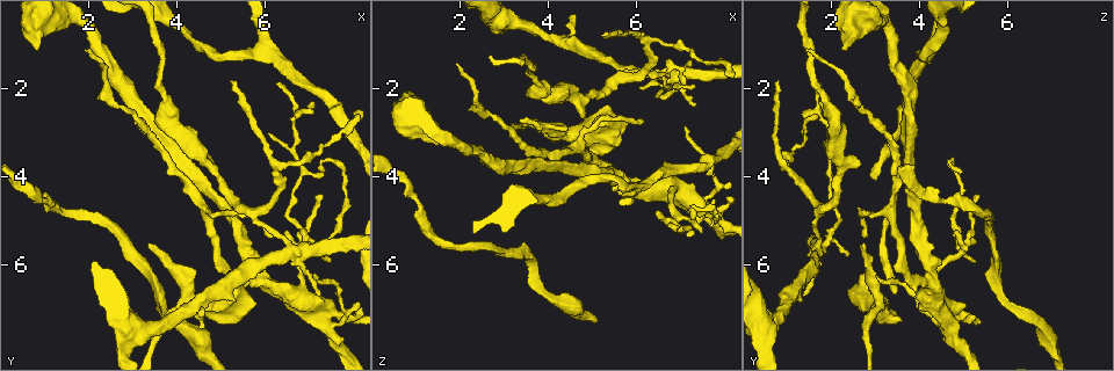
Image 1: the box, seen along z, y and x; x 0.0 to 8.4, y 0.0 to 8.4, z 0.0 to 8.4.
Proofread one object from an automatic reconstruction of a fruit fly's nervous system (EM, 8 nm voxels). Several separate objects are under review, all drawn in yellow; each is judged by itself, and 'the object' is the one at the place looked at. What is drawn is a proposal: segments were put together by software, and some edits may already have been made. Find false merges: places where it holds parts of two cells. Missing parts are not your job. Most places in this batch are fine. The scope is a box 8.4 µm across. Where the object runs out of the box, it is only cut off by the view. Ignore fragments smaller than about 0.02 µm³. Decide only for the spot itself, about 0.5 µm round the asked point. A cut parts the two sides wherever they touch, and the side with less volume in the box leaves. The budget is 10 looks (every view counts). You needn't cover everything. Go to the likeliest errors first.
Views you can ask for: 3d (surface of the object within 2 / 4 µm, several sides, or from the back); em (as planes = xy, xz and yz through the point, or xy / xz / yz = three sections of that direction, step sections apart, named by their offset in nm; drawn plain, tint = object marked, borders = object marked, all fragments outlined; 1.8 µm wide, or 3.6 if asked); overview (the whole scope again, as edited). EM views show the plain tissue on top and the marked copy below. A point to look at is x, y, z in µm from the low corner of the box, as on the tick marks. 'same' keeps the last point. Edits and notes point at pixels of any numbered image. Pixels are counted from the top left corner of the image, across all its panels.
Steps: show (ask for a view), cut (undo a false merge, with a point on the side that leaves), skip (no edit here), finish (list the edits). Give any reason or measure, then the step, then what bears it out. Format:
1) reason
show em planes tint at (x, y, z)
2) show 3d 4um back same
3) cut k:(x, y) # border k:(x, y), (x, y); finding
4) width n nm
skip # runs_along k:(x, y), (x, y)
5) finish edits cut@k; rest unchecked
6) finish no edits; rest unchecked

four or more arms meet
show em xy step 16 tint at (6.50, 5.75, 1.70)

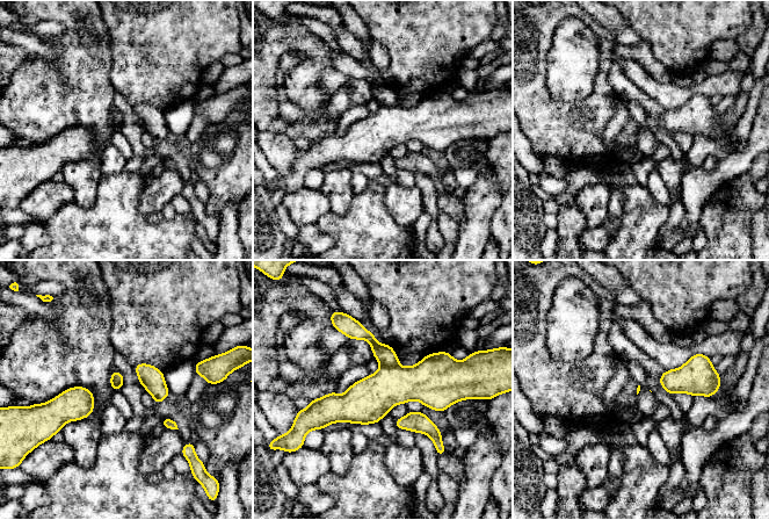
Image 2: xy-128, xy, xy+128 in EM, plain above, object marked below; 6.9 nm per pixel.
show em planes tint same

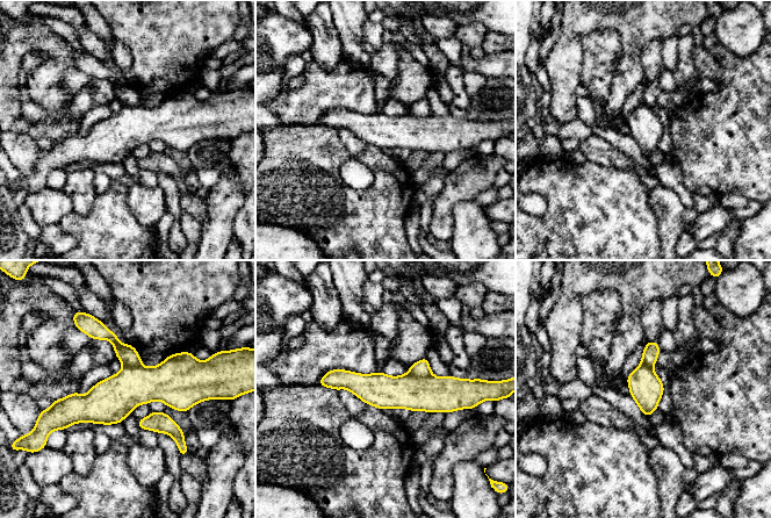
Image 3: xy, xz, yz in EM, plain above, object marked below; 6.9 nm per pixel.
width 220 nm
cut 3:(420, 368) # part_leaving 3:(89, 331), (105, 332), (138, 362); two cells meet here

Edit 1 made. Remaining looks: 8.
show 3d 2um at (4.15, 3.90, 3.80)

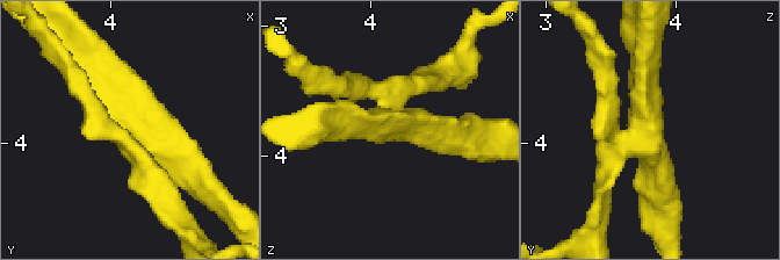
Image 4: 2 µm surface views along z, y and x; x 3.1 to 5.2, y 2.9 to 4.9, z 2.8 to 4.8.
arms 3; arm_widths 160, 220, 220 nm; now the EM
show em planes tint at (4.20, 3.92, 3.76)

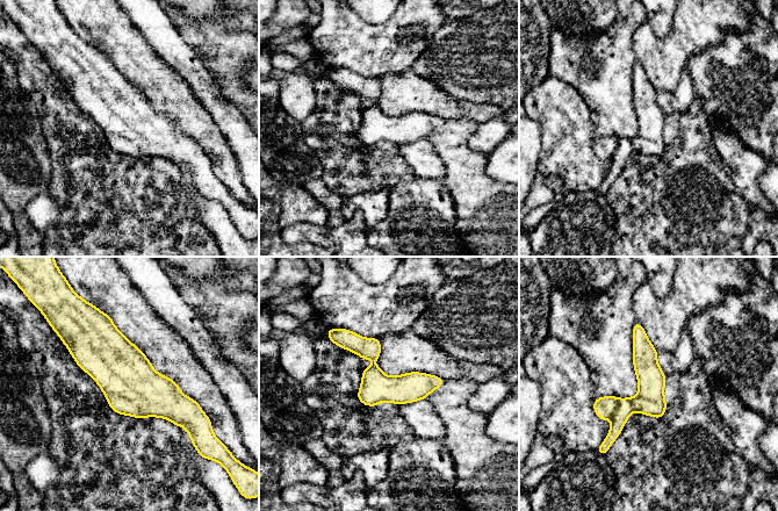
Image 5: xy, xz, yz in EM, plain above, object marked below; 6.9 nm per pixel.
cut 5:(605, 407) # two cells meet here

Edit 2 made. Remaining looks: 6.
see it whole again
show overview

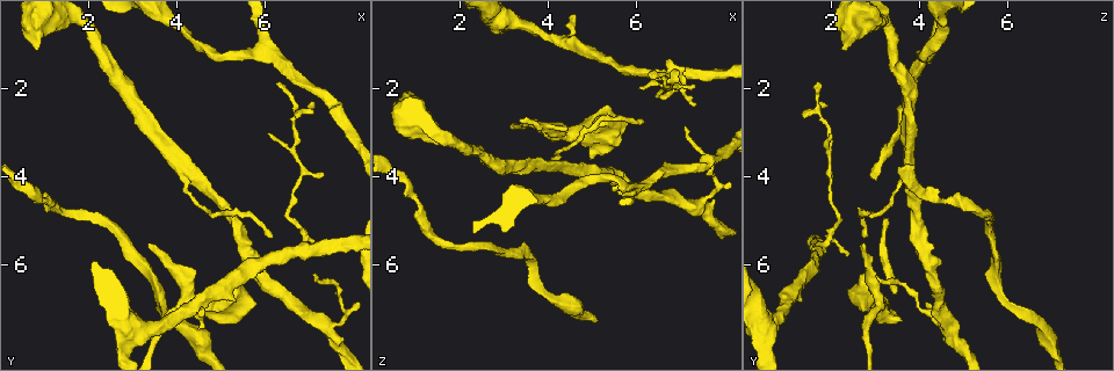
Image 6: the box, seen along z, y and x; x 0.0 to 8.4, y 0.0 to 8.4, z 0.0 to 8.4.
a fork
show em planes tint at (7.35, 7.40, 4.70)

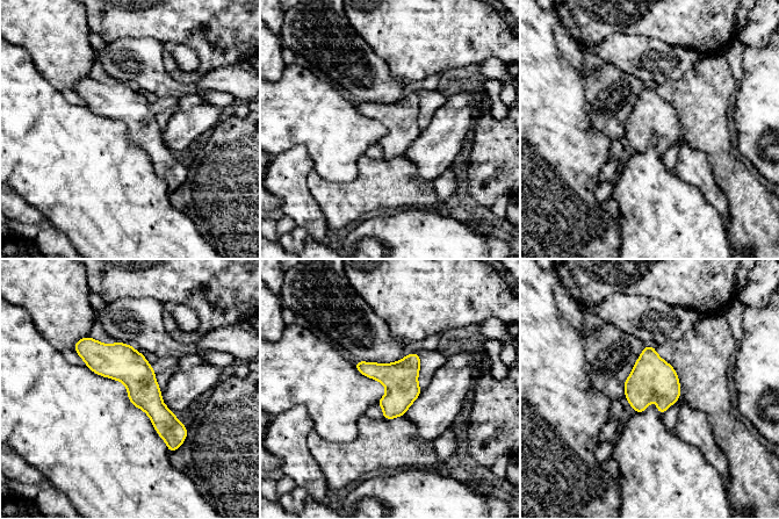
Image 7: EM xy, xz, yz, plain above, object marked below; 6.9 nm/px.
skip # one cell here

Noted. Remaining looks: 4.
finish edits cut@3, cut@5; rest unchecked

